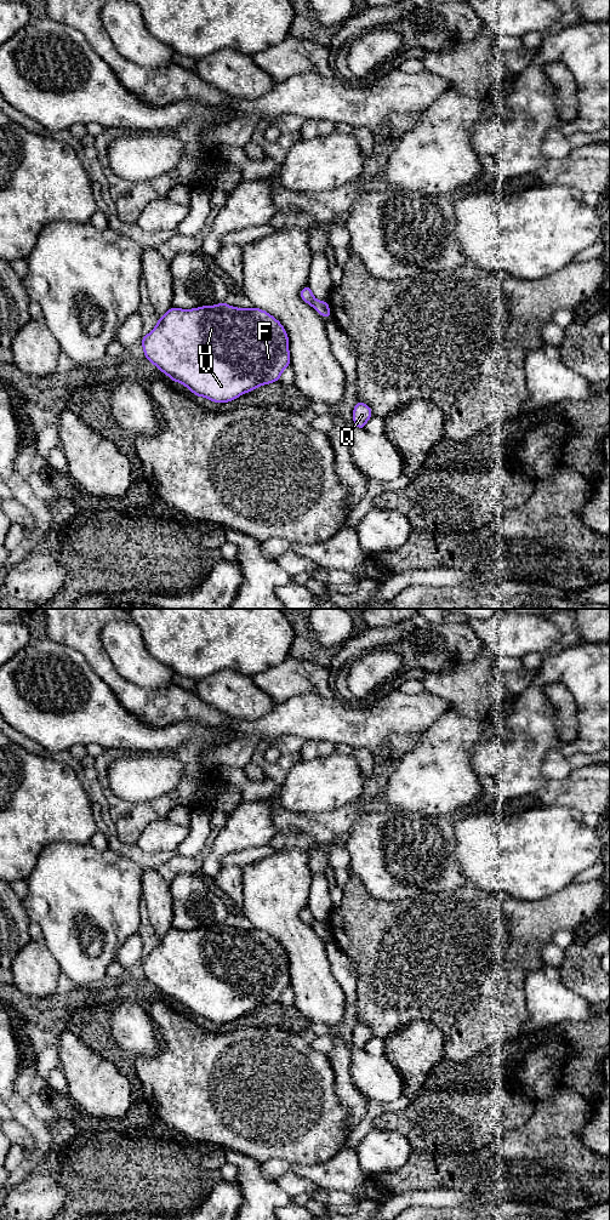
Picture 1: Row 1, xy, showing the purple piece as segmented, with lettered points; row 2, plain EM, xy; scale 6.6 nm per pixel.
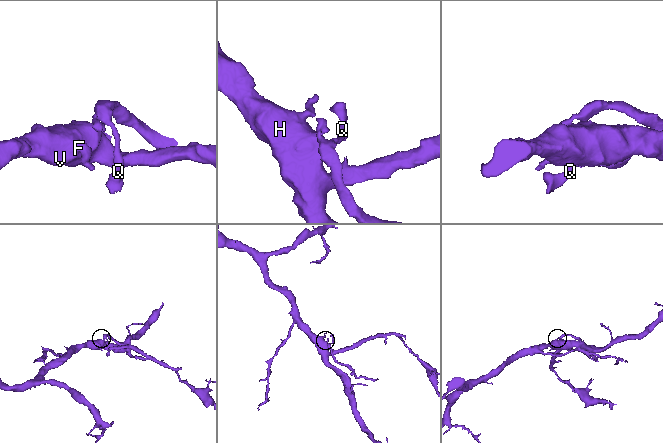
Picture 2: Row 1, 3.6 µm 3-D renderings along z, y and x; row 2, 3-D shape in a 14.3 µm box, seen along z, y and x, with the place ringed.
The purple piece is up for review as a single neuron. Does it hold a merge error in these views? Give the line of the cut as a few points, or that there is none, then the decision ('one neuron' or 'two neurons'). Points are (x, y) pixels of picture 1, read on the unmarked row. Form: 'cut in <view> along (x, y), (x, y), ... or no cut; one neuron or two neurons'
cut in xy along (315, 921), (311, 925); two neurons

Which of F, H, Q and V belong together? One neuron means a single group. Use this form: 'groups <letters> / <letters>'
groups F H V / Q

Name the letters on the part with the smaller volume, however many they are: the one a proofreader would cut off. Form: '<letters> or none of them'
Q

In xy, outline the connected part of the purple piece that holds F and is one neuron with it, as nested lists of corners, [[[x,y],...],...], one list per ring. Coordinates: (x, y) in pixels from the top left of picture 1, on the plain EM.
[[[224,923],[194,930],[171,928],[164,937],[158,939],[156,947],[141,964],[149,984],[173,1003],[184,1005],[196,1017],[213,1024],[224,1025],[262,1005],[277,1003],[281,993],[290,987],[289,958],[284,947],[273,936],[256,928],[243,930]]]

